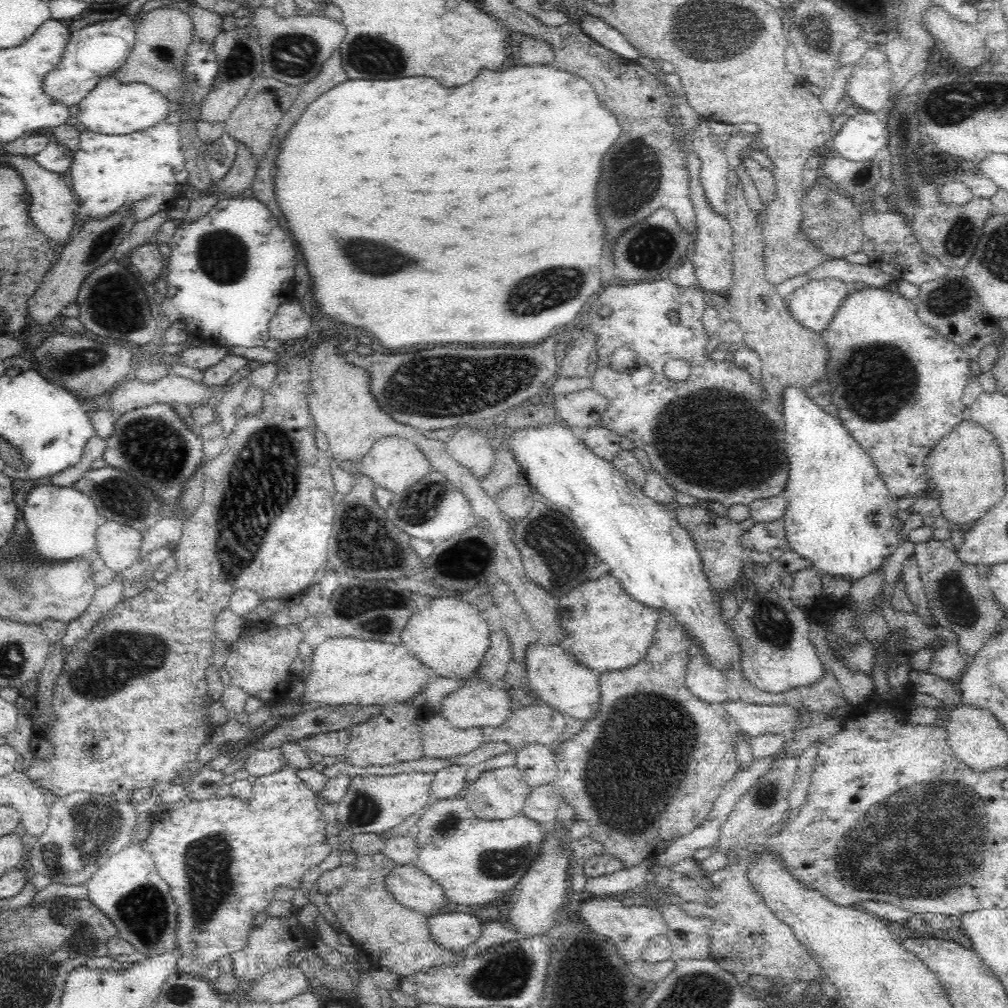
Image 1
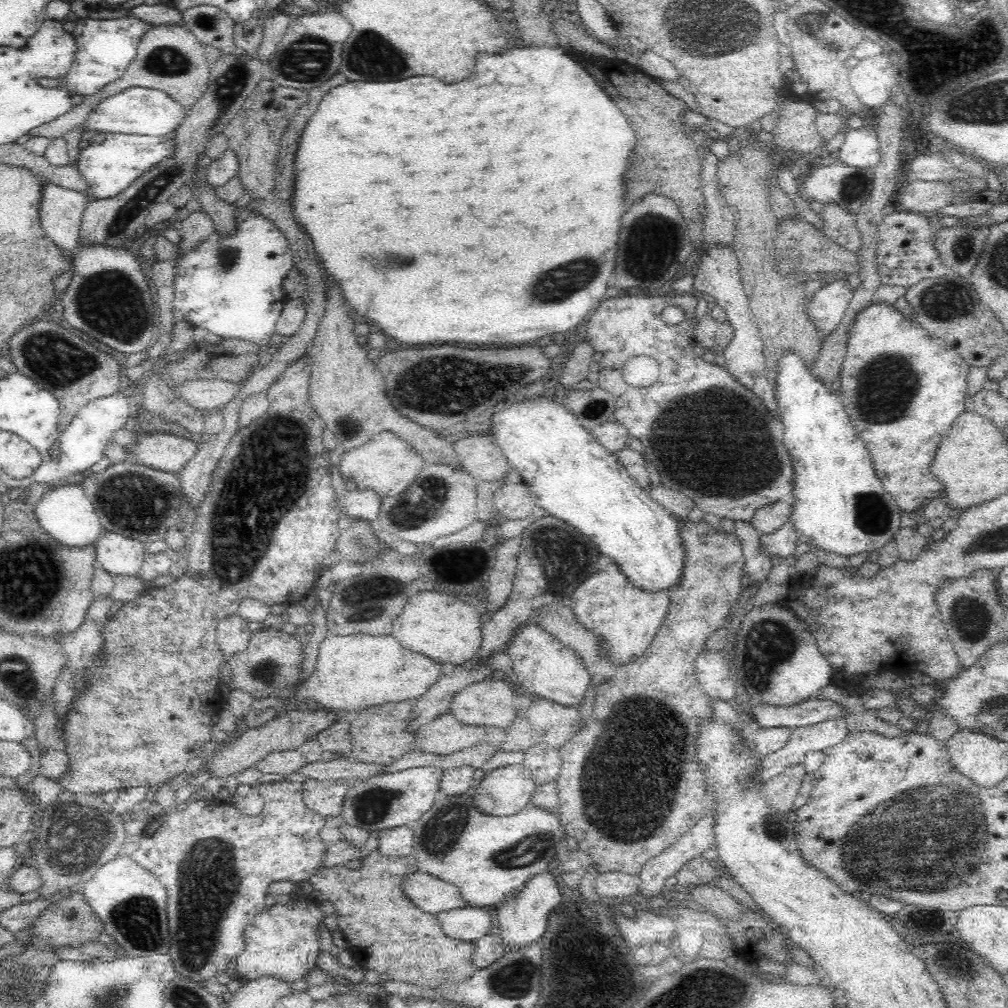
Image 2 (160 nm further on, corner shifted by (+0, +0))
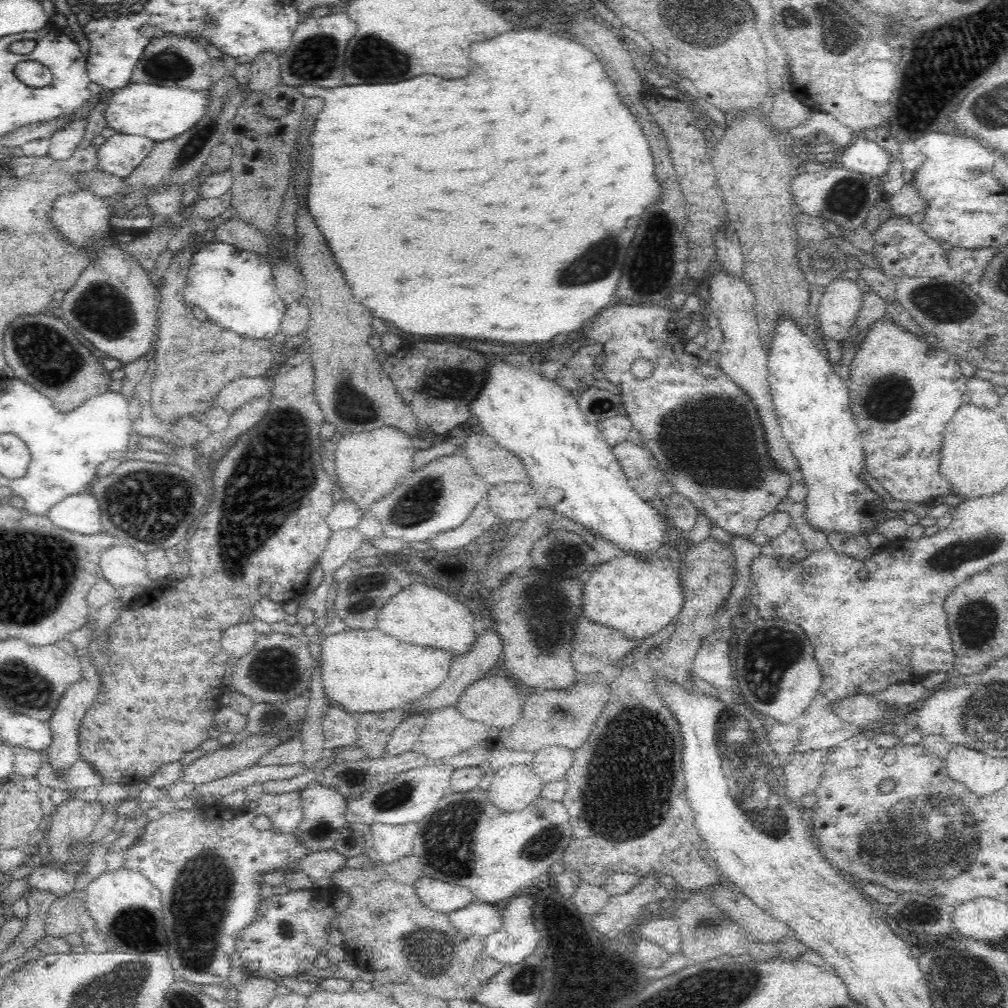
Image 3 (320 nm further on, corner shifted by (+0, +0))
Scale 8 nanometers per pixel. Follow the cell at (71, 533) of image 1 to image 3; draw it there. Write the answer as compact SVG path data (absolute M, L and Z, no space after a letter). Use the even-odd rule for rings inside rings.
M81 492L57 502L48 518L58 527L78 534L98 534L102 530L100 505L94 496Z

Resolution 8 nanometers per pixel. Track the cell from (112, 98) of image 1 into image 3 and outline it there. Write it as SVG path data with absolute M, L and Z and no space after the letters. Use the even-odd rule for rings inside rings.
M145 82L128 83L124 88L115 90L114 96L110 97L108 101L105 110L107 126L118 131L118 133L146 137L156 143L182 136L182 134L186 134L188 130L194 128L193 126L207 113L211 103L210 91L211 88L196 91L181 86L158 86Z

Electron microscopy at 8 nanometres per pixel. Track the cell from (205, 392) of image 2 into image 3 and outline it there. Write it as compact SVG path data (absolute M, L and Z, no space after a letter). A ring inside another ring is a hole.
M265 376L239 378L229 382L220 390L215 406L232 413L250 400L269 397L272 389L272 380Z

